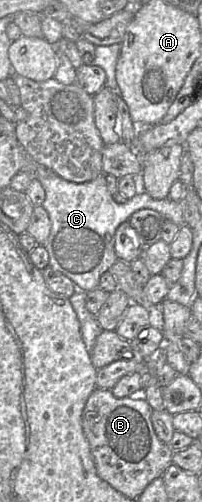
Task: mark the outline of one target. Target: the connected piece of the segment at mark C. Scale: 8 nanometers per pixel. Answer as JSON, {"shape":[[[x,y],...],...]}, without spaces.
{"shape":[[[55,173],[49,176],[39,176],[37,179],[45,190],[45,200],[42,206],[51,221],[50,235],[41,245],[48,252],[48,265],[61,272],[76,285],[76,291],[69,300],[79,320],[86,350],[90,353],[102,329],[96,316],[86,308],[86,292],[98,288],[101,275],[118,260],[114,248],[117,228],[140,209],[155,210],[179,227],[186,226],[181,202],[169,197],[154,199],[140,189],[127,202],[118,204],[107,189],[105,174],[85,183],[74,183]]]}

